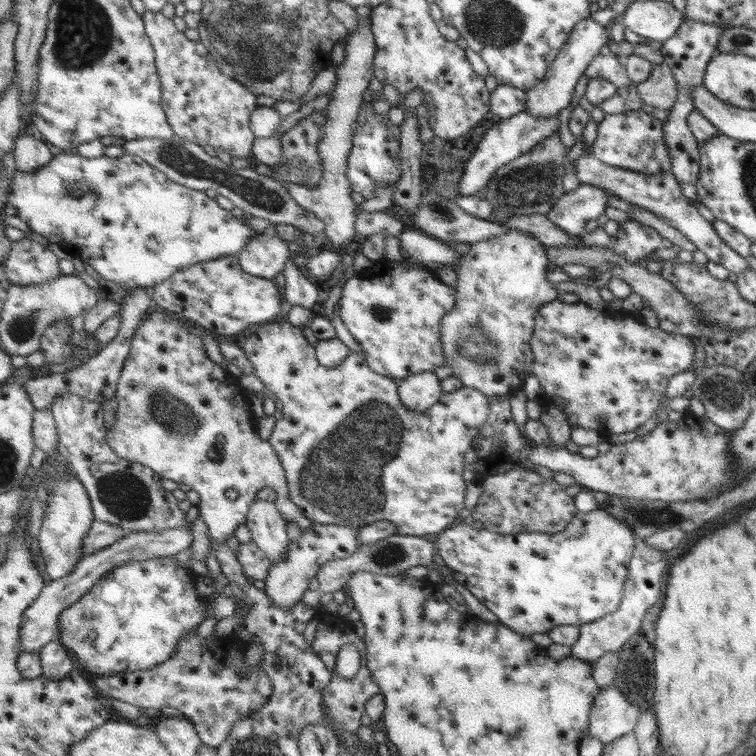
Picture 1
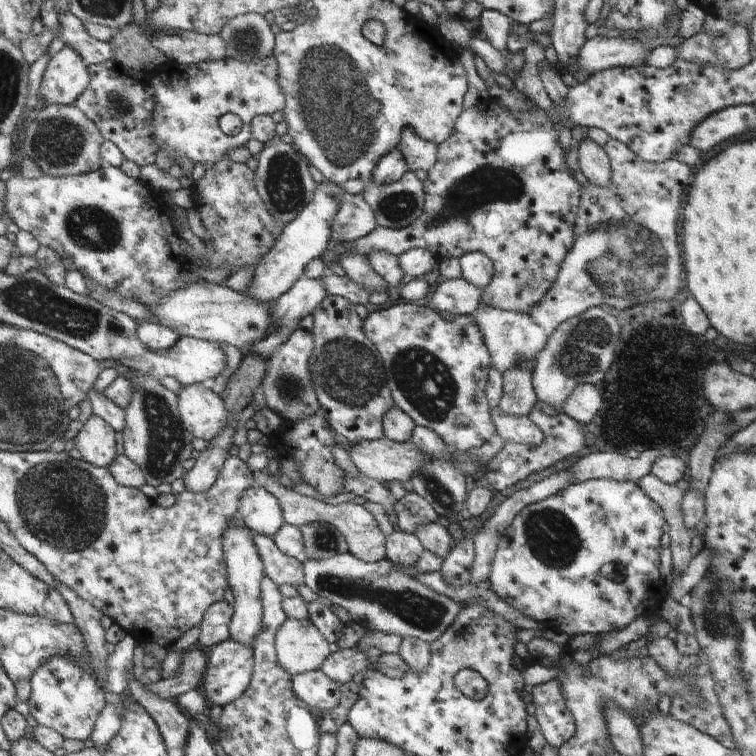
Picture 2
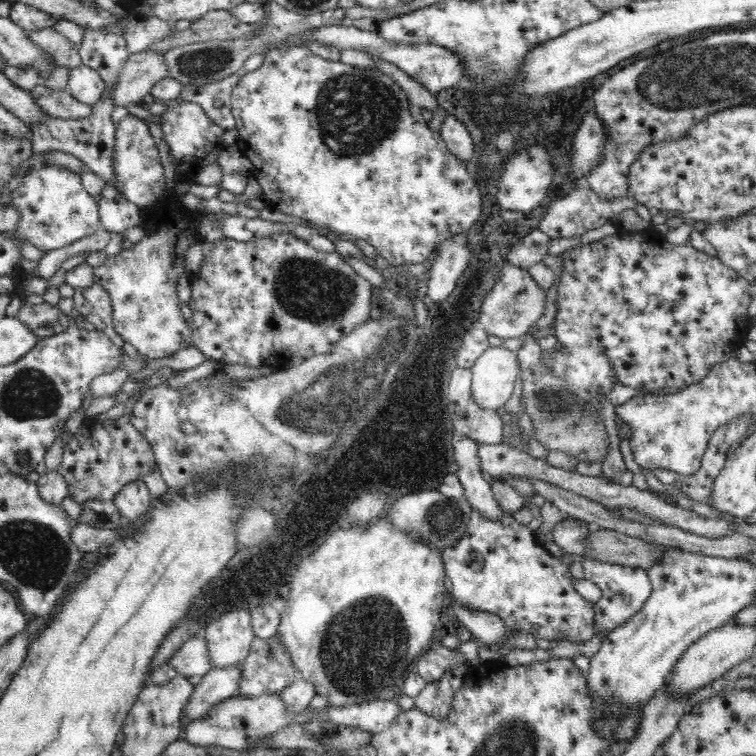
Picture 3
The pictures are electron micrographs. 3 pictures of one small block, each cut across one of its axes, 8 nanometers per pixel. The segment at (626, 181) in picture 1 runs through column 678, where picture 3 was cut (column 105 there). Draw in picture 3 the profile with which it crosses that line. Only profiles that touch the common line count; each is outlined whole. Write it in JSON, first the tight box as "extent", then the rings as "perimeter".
{"extent":[100,182,142,234],"perimeter":[[[108,182],[102,190],[100,204],[100,222],[102,228],[108,232],[122,234],[128,228],[140,226],[142,222],[142,208],[120,194],[120,190],[114,190]]]}

